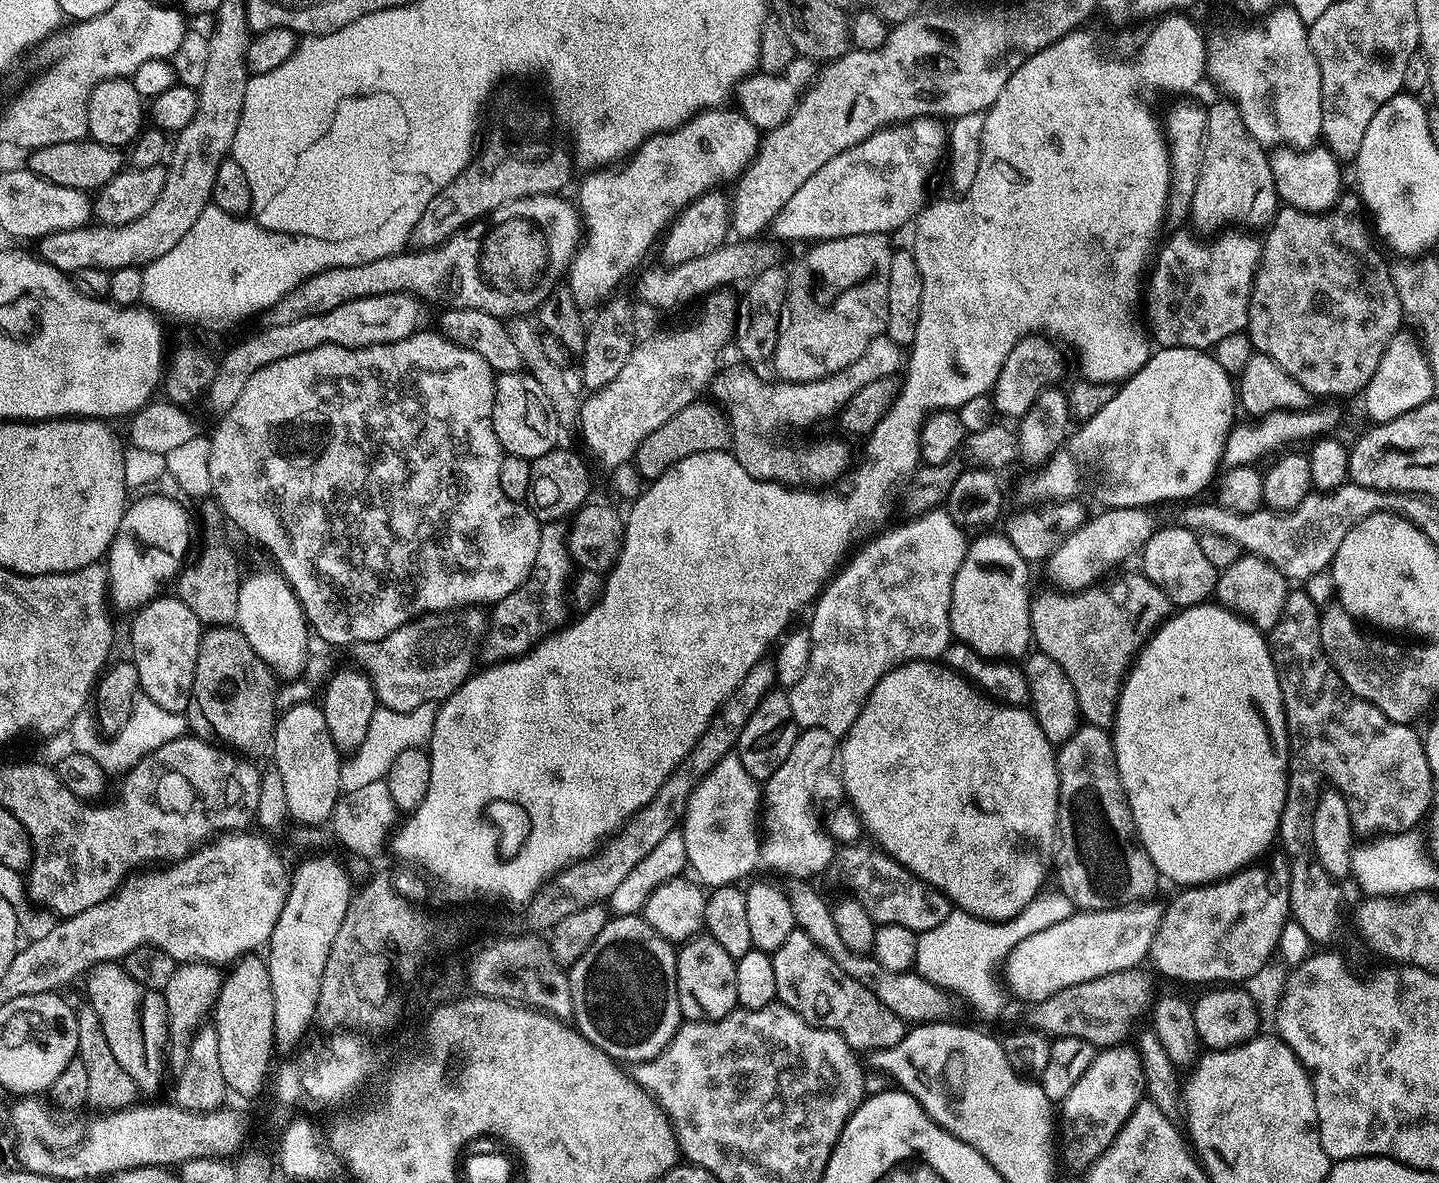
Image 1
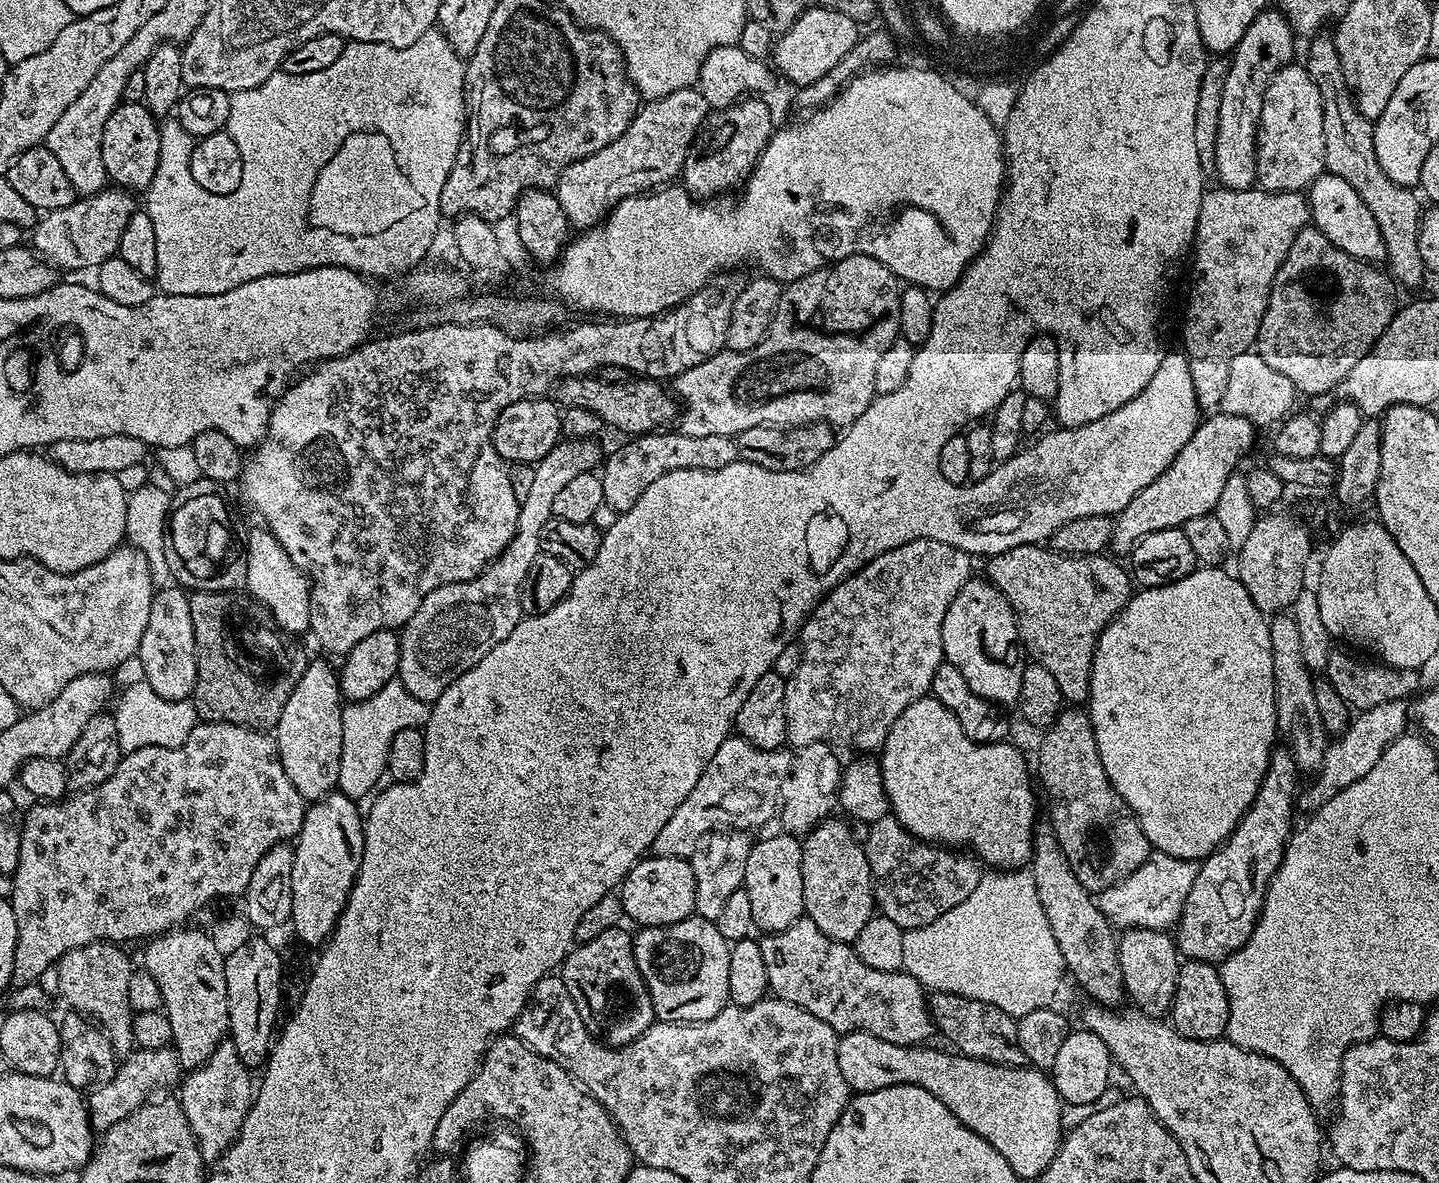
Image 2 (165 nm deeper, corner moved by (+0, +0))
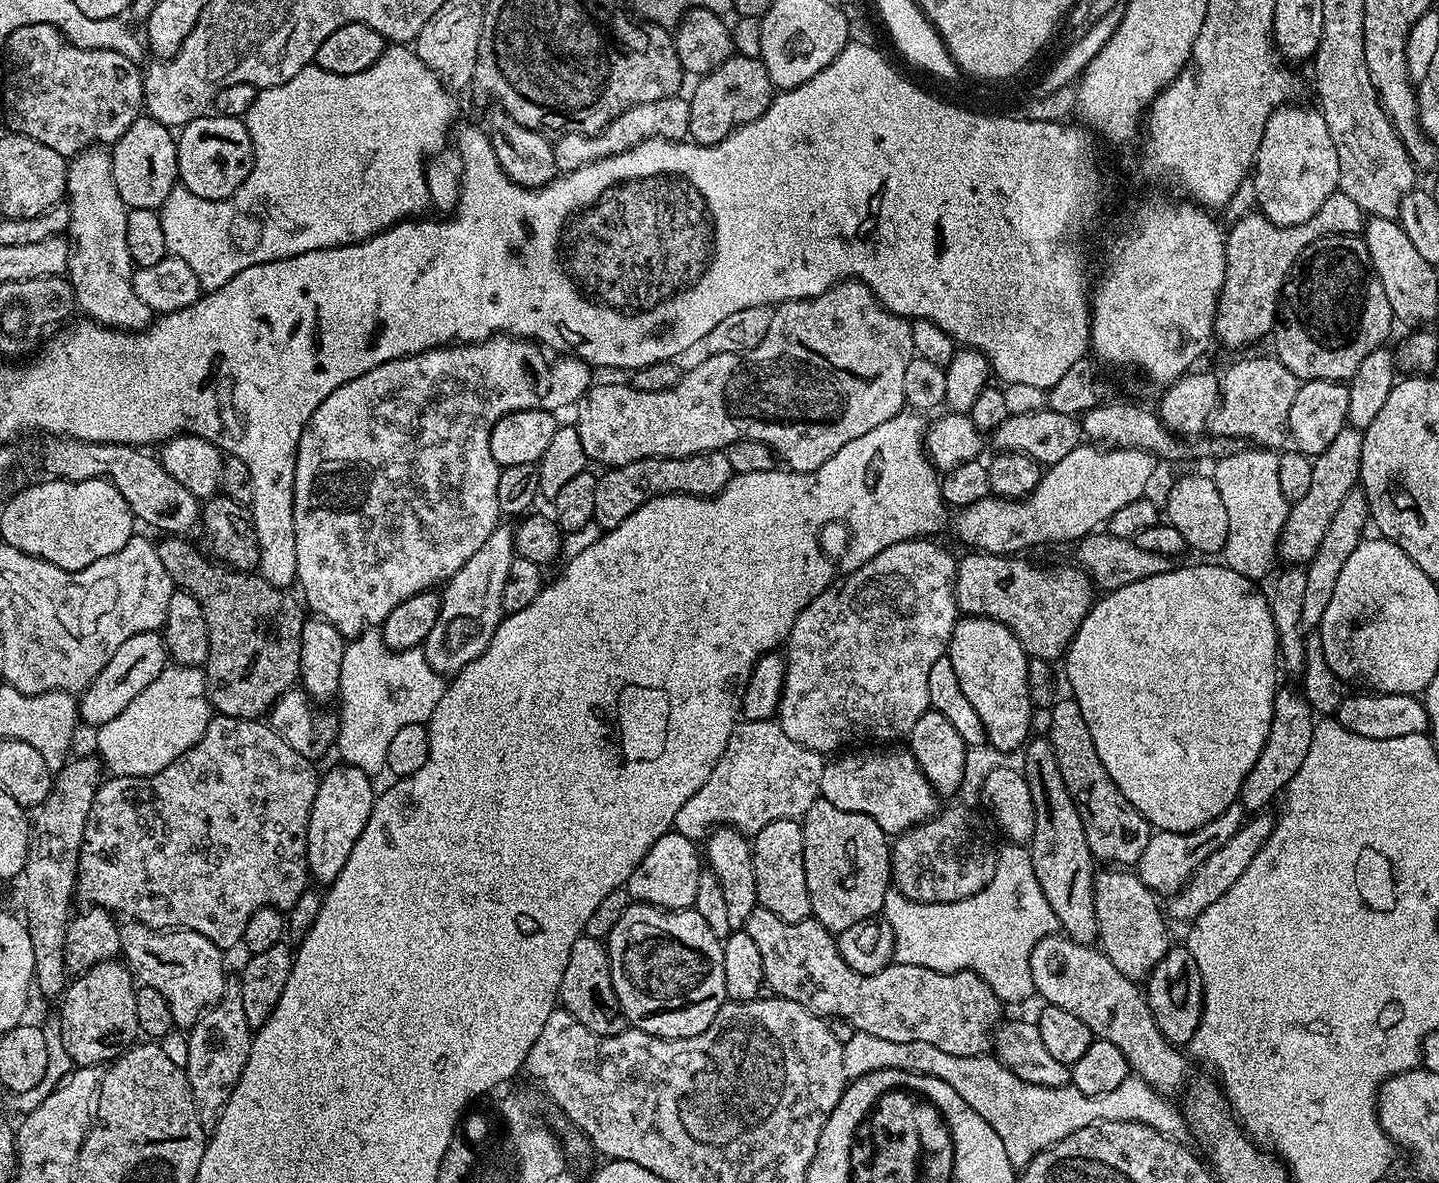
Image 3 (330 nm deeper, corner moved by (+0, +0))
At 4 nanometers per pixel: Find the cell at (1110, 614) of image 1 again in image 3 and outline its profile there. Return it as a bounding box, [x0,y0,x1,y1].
[954,550,1094,662]

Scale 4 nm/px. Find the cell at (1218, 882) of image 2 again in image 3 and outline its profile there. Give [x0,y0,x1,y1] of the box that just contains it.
[1243,687,1314,793]

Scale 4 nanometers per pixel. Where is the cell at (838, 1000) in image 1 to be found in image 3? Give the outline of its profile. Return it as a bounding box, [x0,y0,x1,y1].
[743,906,1002,1056]

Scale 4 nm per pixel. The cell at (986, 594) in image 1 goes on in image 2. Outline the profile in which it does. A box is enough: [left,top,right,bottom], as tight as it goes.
[942,578,1026,705]

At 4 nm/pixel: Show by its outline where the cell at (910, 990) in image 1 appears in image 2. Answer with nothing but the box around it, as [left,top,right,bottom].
[930,991,1025,1068]

